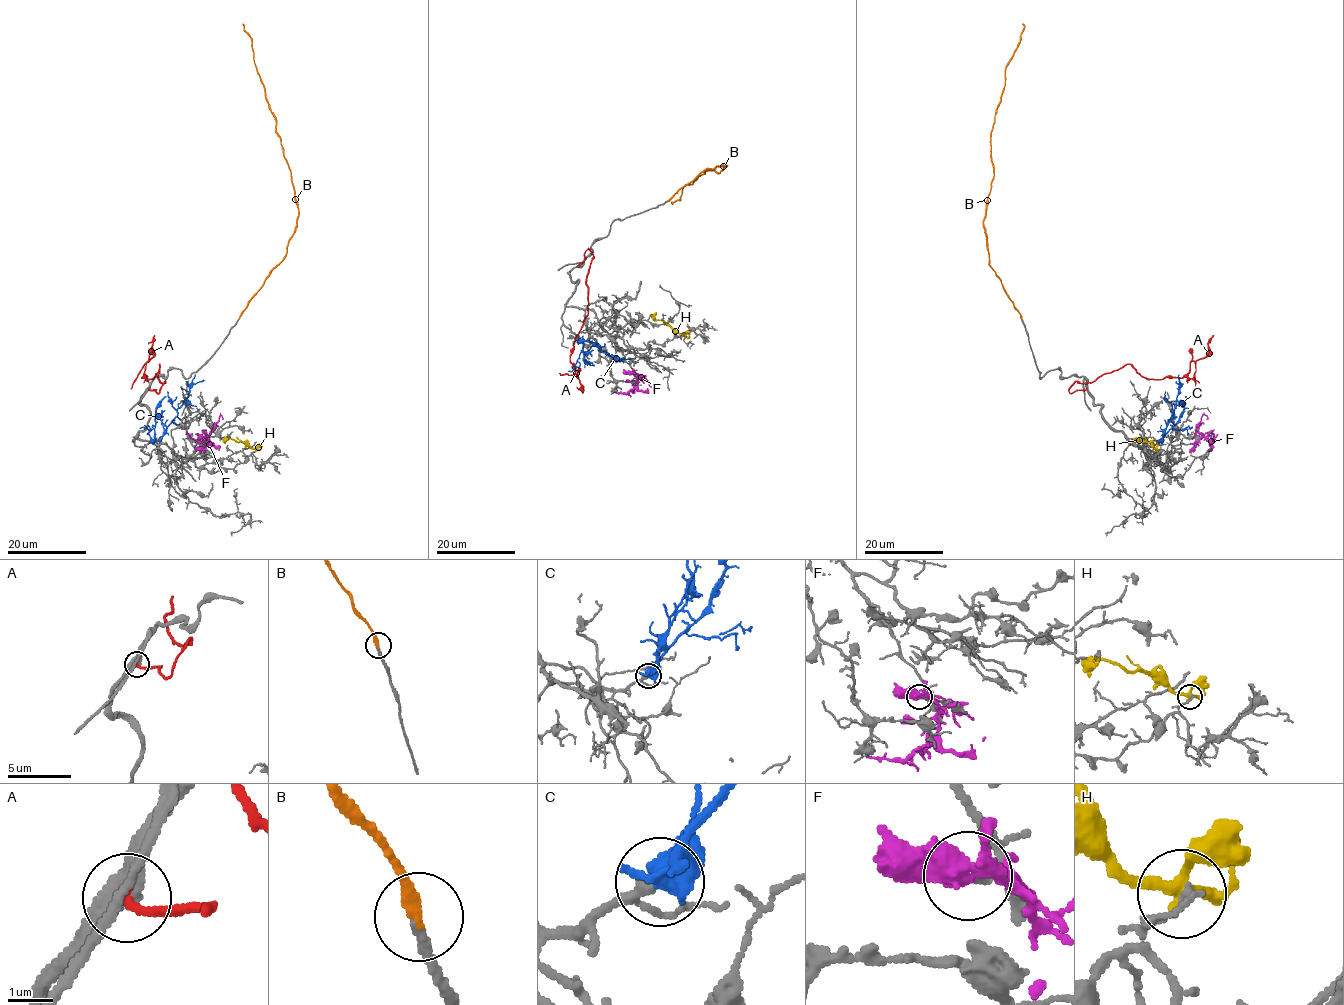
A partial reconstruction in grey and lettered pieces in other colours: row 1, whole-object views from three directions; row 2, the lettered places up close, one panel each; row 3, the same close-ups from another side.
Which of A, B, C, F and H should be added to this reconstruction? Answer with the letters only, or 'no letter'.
B, C

